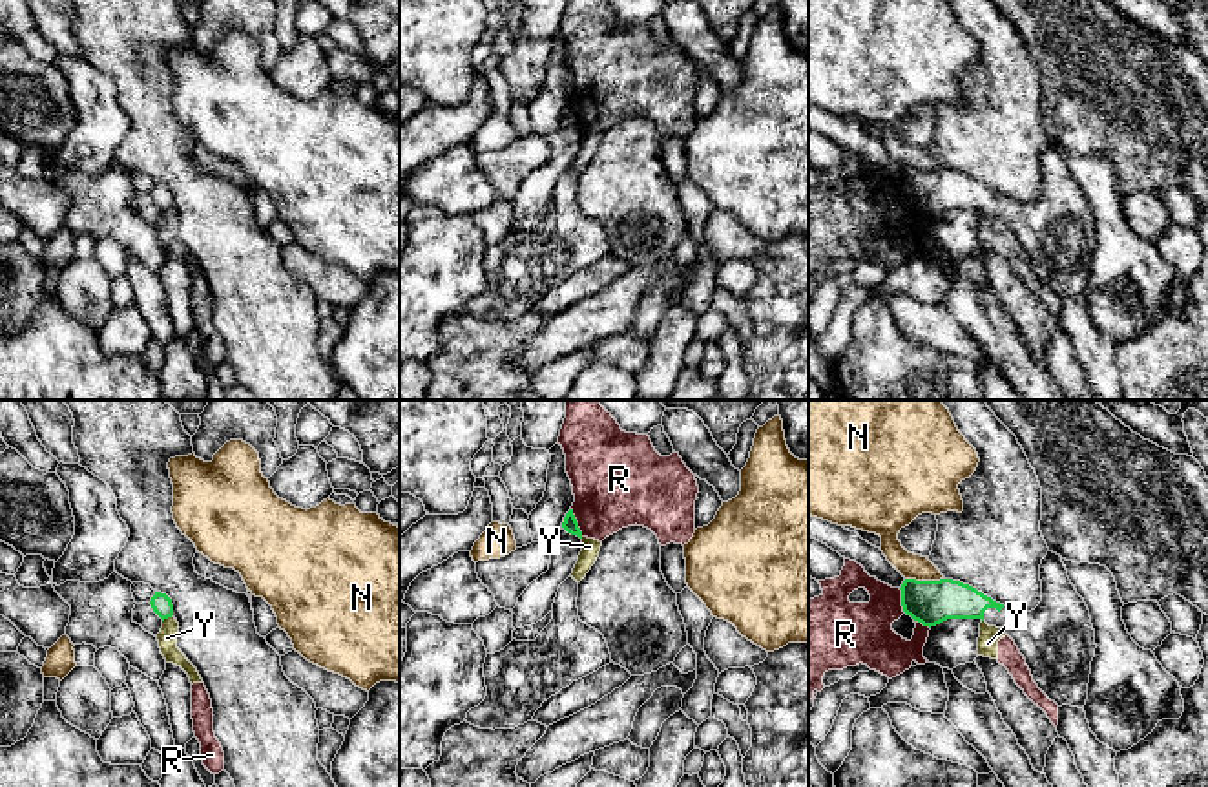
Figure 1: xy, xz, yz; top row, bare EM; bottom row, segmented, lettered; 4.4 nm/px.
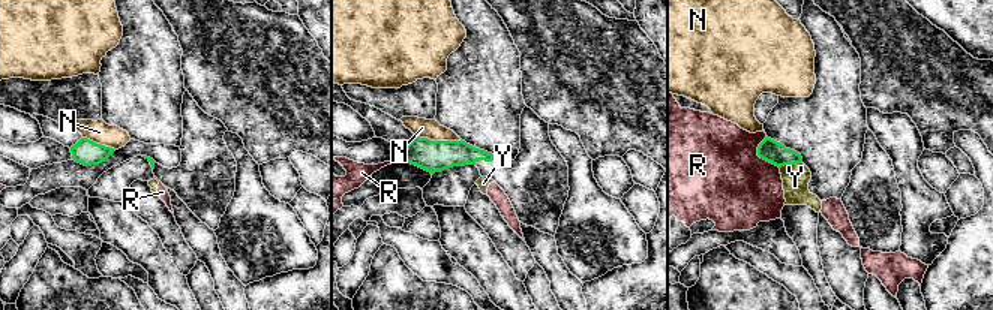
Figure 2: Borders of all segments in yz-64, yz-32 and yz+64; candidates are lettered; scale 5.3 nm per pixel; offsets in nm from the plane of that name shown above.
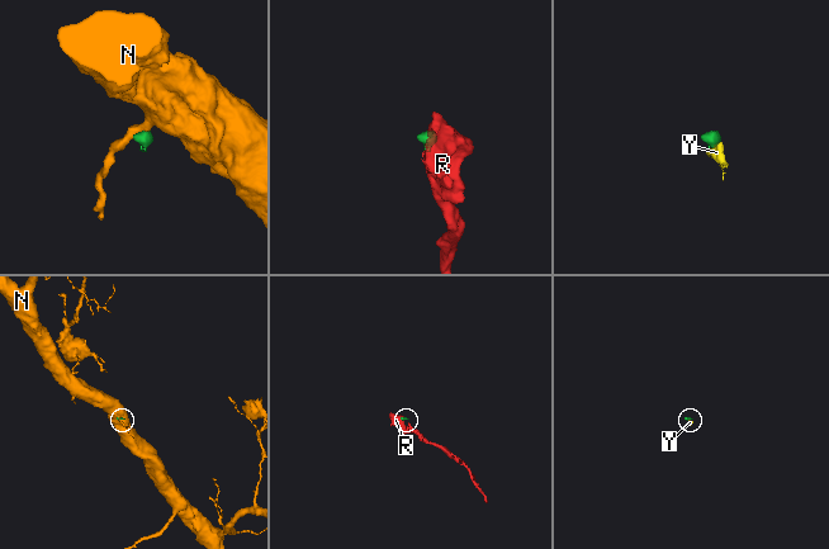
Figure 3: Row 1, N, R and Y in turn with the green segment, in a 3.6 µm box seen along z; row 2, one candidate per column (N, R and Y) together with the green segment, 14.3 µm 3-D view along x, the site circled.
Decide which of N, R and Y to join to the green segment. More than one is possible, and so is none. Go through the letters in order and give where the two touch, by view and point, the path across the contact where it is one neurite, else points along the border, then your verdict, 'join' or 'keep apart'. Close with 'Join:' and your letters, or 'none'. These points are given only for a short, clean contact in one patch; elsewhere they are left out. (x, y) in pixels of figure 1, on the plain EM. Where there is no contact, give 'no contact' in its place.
N: contact yz (926, 172); border yz (906, 168), (944, 170); keep apart
R: contact xz (577, 114); border xz (572, 99), (583, 126); keep apart
Y: contact xy (166, 209); border xy (172, 205), (163, 212); keep apart
Join: none

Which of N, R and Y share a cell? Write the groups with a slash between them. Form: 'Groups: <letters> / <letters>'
Groups: N / R Y

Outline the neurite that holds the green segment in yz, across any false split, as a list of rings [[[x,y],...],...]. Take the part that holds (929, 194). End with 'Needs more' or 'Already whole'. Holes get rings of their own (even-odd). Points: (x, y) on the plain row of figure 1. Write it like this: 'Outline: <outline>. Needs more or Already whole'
Outline: [[[1047,142],[1040,172],[1042,192],[1031,203],[1016,203],[953,170],[905,170],[900,179],[901,197],[929,219],[947,210],[982,210],[1002,219],[1051,292],[1084,299],[1097,239],[1089,201],[1071,175],[1060,146]]]. Needs more

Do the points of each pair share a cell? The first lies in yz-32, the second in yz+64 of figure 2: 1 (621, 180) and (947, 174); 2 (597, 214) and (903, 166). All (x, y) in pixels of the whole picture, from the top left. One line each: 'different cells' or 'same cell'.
1: same cell
2: same cell

